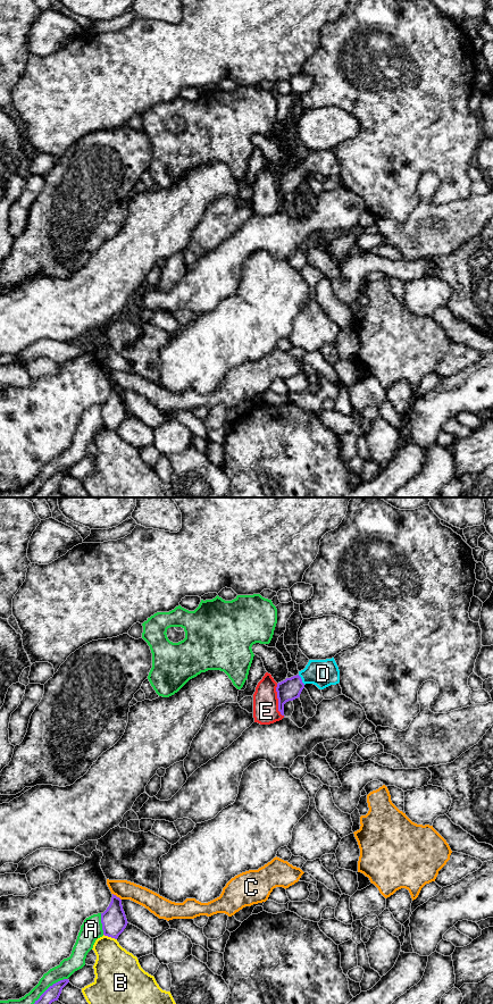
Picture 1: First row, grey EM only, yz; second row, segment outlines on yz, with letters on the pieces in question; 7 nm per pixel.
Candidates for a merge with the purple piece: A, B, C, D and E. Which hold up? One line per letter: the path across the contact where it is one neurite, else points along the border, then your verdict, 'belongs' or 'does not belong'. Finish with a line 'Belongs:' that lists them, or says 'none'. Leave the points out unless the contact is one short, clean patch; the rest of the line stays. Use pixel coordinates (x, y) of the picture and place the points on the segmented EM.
A: does not belong
B: does not belong
C: along yz (113, 893), (120, 900) | does not belong
D: across yz (289, 689), (301, 679), (311, 674), (323, 674) | belongs
E: along yz (276, 684), (277, 710), (284, 716) | does not belong
Belongs: D

